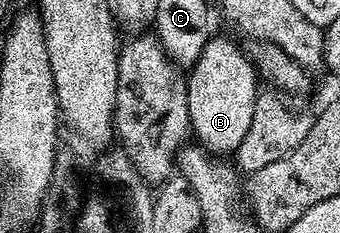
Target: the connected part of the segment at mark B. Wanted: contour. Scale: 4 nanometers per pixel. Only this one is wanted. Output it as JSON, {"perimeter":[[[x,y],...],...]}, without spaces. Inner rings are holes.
{"perimeter":[[[213,35],[206,47],[202,47],[196,62],[190,66],[186,80],[191,136],[200,148],[210,154],[235,154],[238,143],[242,143],[246,131],[250,131],[250,119],[254,119],[258,74],[253,58],[249,54],[247,57],[230,38]]]}

